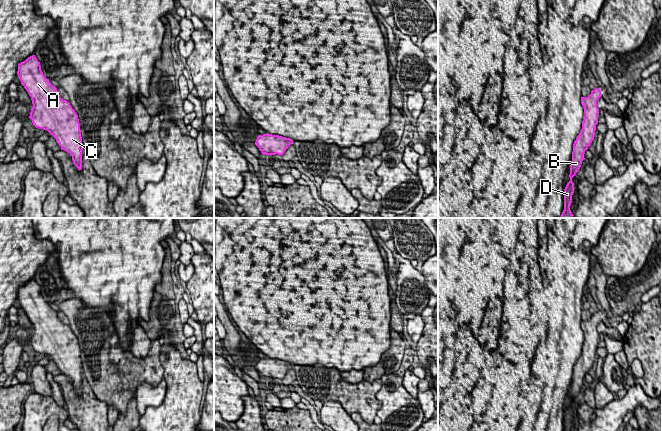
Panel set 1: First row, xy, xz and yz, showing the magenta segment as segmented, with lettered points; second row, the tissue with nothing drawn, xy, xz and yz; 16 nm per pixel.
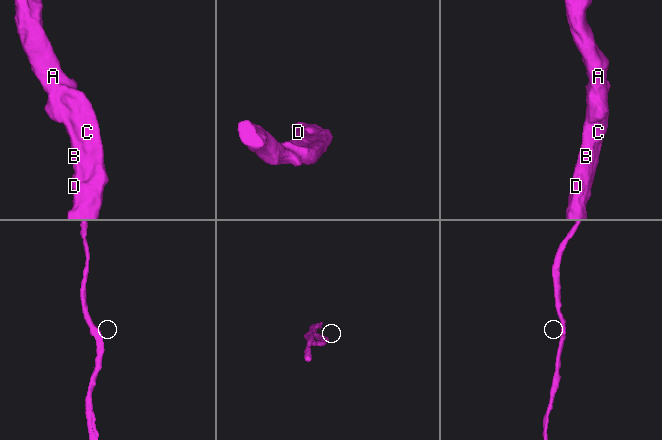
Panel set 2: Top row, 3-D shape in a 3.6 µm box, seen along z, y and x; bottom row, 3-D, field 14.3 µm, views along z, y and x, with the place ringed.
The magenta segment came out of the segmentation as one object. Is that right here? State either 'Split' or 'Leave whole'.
Leave whole

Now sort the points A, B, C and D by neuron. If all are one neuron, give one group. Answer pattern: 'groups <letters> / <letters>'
groups A B C D

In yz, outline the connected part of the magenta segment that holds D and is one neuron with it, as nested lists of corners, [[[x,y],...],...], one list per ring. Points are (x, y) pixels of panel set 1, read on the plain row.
[[[595,312],[591,315],[591,318],[588,321],[581,321],[581,328],[584,332],[584,341],[582,345],[582,353],[573,368],[572,385],[569,398],[570,405],[567,407],[564,413],[564,431],[571,430],[572,419],[575,413],[572,402],[580,393],[582,385],[585,383],[585,375],[588,373],[594,363],[599,338],[597,325],[601,320],[600,313]]]

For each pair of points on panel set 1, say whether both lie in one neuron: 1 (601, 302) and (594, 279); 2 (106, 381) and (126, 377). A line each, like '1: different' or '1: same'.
1: same
2: same

